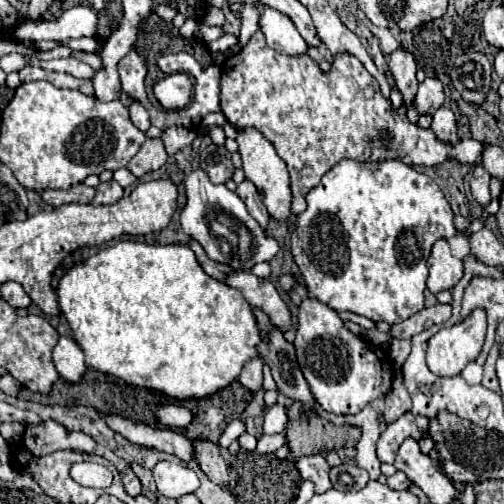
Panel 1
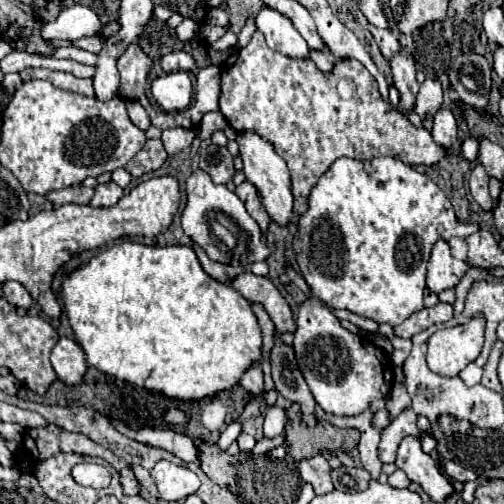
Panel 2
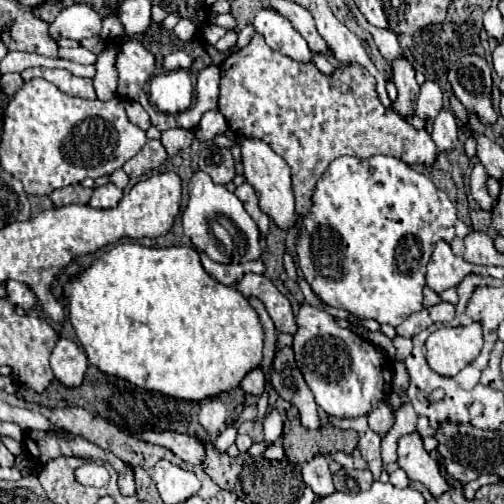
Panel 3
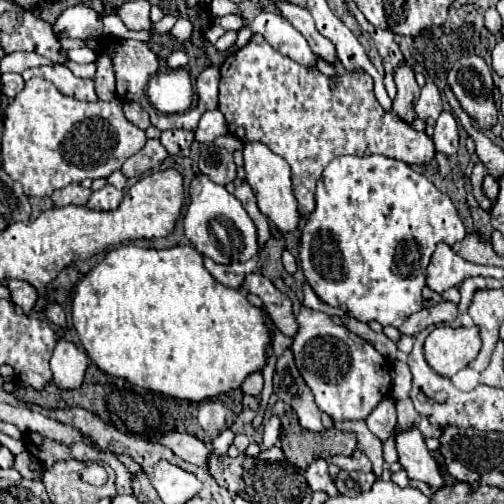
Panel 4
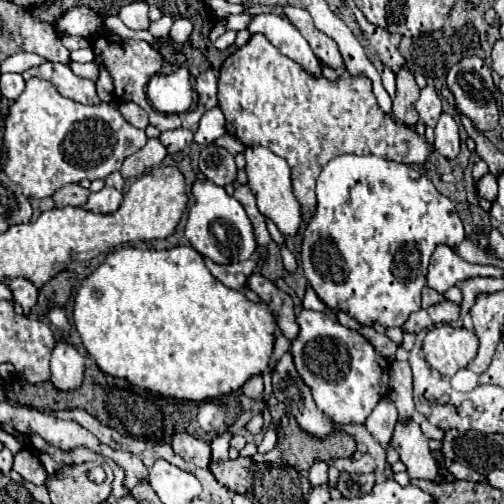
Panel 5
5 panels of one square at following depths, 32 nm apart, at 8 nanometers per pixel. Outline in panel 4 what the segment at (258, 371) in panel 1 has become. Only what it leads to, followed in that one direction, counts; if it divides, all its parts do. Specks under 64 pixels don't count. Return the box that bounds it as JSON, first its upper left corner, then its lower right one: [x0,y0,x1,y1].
[242,372,262,396]

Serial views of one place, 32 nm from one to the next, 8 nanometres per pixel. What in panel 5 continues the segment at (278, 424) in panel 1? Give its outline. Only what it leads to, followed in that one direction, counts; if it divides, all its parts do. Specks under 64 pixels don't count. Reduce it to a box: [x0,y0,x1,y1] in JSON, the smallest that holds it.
[258,422,278,454]

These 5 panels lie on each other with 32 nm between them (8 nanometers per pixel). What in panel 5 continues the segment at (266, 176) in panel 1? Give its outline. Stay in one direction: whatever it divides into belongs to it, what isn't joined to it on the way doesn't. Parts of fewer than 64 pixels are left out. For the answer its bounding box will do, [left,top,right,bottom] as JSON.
[244,146,302,236]

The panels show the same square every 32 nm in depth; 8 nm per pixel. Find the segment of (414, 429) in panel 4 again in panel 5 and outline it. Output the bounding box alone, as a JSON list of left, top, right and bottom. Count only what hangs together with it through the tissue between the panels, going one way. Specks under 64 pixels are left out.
[390,420,440,482]

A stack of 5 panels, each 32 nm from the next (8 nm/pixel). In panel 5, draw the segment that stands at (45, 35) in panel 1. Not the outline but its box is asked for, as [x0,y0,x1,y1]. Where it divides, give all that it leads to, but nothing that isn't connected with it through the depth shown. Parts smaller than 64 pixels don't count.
[56,8,102,38]

